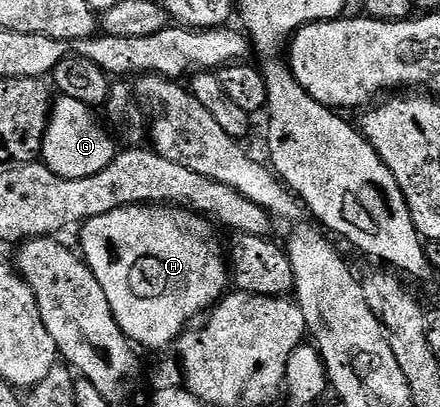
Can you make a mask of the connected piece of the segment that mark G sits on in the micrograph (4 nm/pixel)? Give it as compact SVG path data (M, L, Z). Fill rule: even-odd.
M59 96L53 102L50 122L44 135L41 160L54 173L68 179L84 179L104 171L112 163L116 152L110 133L98 122L98 117L91 106L80 103L80 99Z

